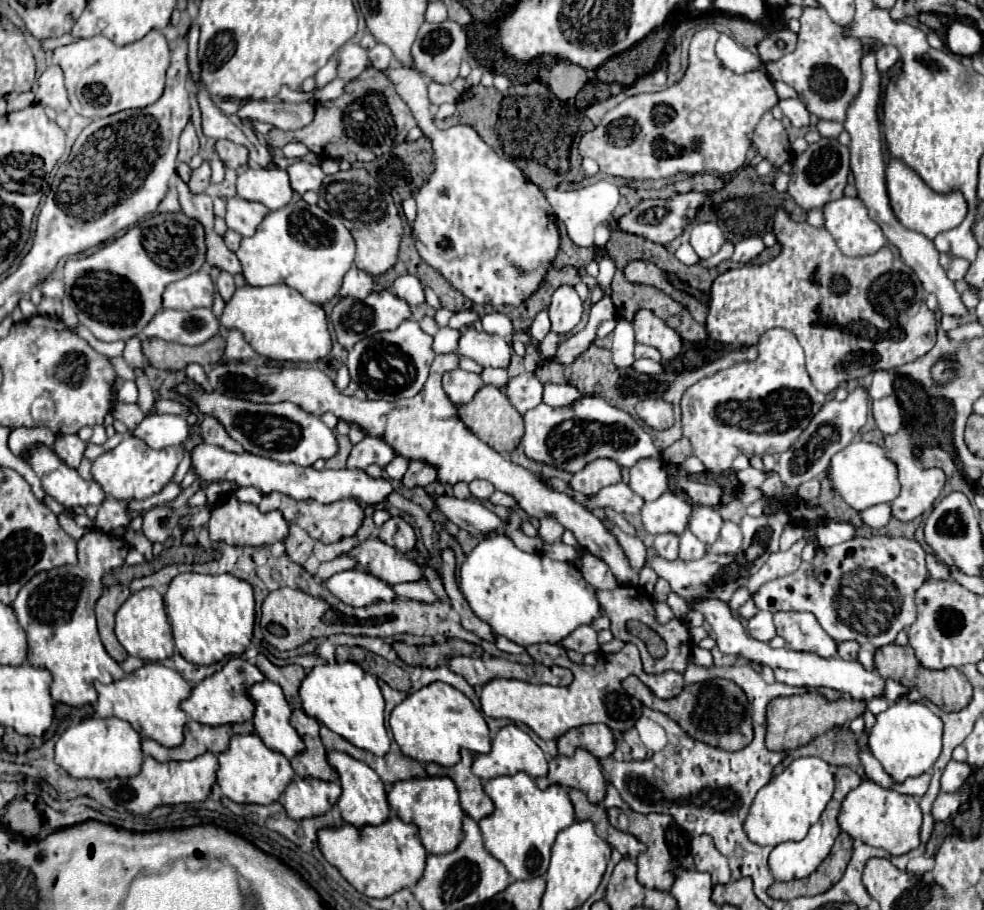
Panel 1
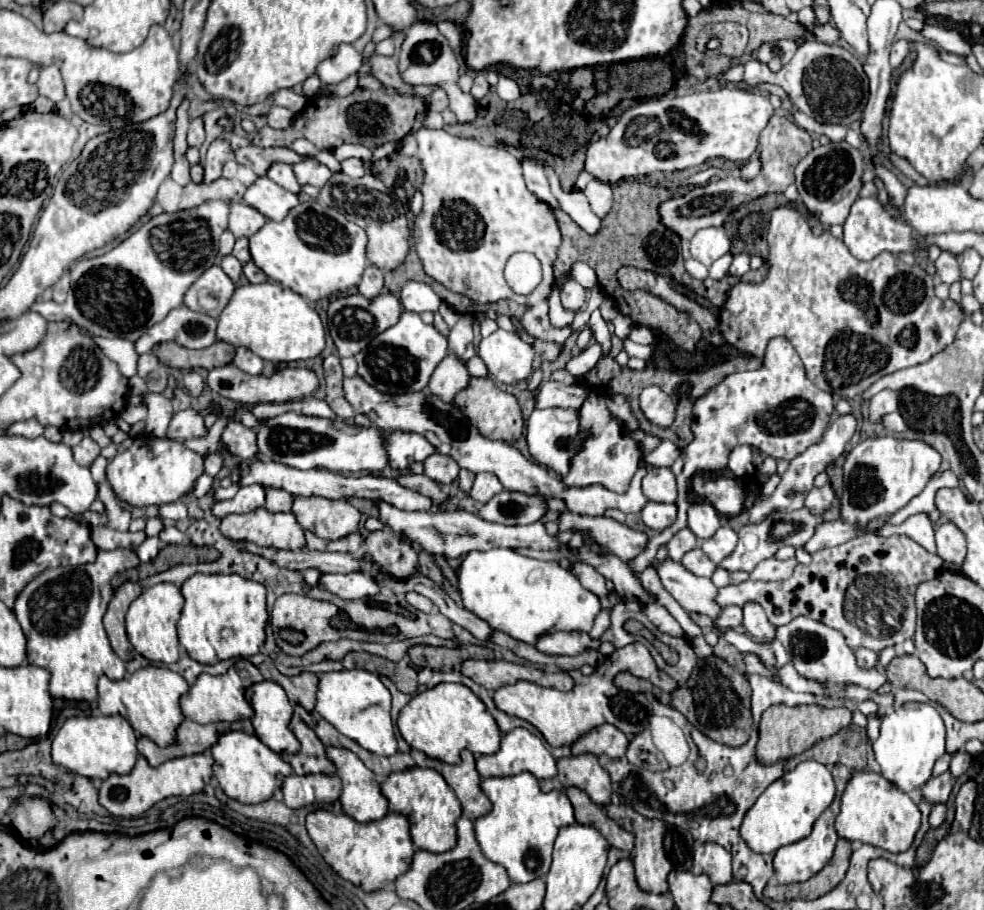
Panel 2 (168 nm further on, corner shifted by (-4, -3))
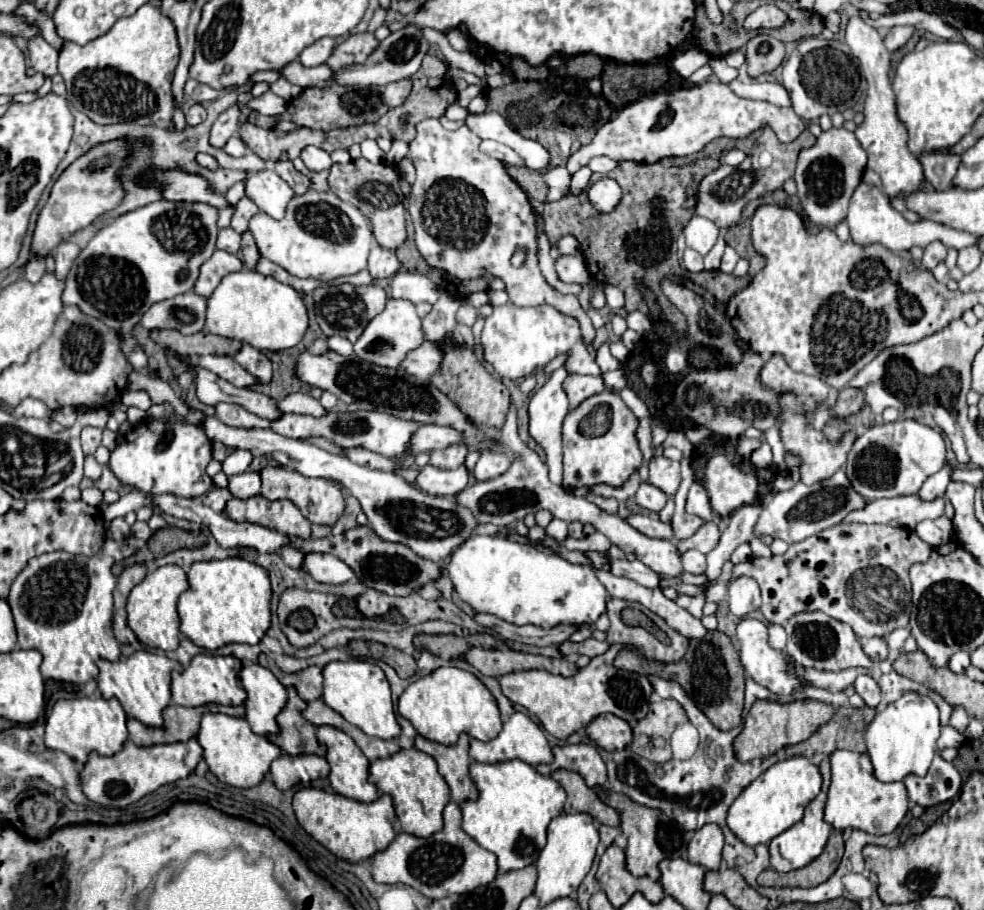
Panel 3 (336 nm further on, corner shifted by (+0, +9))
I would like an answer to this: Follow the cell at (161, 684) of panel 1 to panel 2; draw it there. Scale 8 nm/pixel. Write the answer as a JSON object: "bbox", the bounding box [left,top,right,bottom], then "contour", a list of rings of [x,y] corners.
{"bbox":[99,666,189,746],"contour":[[[145,666],[123,680],[99,678],[99,710],[101,714],[121,714],[139,736],[151,738],[157,746],[169,746],[175,740],[175,730],[183,722],[179,698],[189,690],[185,678],[165,666]]]}

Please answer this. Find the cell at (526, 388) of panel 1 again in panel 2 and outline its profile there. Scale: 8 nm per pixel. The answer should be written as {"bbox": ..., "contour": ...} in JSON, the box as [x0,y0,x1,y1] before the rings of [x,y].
{"bbox":[537,380,589,410],"contour":[[[549,380],[549,382],[541,384],[537,390],[537,408],[561,406],[561,408],[579,410],[587,396],[589,396],[589,388],[583,384],[565,386],[561,382]]]}

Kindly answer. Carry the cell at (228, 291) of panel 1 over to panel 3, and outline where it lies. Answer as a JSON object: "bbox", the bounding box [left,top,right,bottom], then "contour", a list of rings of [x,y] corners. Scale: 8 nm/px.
{"bbox":[217,228,241,254],"contour":[[[233,228],[219,230],[219,238],[217,238],[217,248],[219,250],[225,250],[229,254],[237,254],[239,252],[239,242],[241,242],[241,236]]]}

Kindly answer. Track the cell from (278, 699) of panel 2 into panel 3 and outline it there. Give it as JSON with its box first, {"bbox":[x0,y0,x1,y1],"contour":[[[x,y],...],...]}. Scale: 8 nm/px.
{"bbox":[239,664,287,736],"contour":[[[251,664],[239,672],[241,686],[247,690],[247,722],[255,734],[267,736],[277,734],[277,714],[283,710],[287,702],[285,686],[271,674],[271,670]]]}

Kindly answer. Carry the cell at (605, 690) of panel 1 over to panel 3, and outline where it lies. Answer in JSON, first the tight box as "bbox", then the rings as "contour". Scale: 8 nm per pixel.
{"bbox":[499,644,645,738],"contour":[[[611,644],[605,654],[591,658],[591,662],[571,678],[555,676],[543,670],[523,670],[523,672],[511,672],[511,674],[501,676],[499,684],[501,684],[503,694],[511,702],[521,704],[531,714],[535,714],[541,720],[543,728],[555,738],[567,738],[569,734],[585,728],[595,716],[605,714],[605,712],[611,712],[623,718],[625,722],[629,722],[631,726],[635,726],[641,718],[645,718],[645,714],[641,714],[641,704],[637,706],[637,704],[627,702],[623,672],[613,666],[613,658],[623,648],[633,650],[633,646]]]}

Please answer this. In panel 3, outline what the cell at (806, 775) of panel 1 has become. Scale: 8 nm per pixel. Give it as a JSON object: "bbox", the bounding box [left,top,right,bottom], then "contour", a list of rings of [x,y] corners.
{"bbox":[727,756,821,846],"contour":[[[805,756],[787,758],[783,762],[773,764],[735,798],[727,812],[727,826],[747,846],[767,844],[803,818],[805,806],[819,794],[819,790],[821,790],[819,766]]]}

